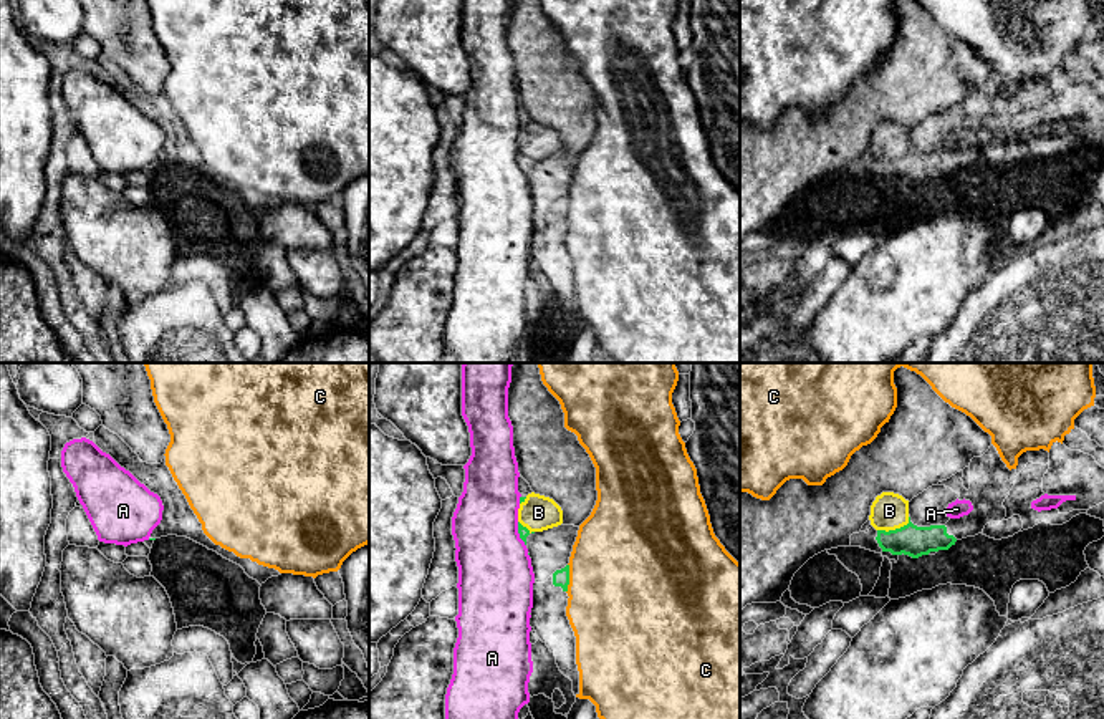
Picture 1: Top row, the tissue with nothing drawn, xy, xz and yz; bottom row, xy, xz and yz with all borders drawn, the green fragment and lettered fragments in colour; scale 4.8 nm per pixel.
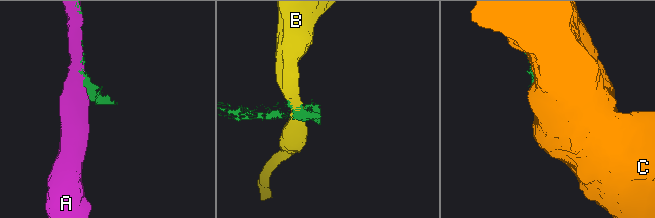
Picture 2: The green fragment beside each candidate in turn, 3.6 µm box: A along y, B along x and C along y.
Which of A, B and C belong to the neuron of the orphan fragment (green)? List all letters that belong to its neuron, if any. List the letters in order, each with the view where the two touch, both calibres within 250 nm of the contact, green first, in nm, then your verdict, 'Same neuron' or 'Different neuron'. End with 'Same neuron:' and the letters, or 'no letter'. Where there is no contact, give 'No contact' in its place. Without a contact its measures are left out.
A: Touches green in xz. Thickness 50 nm (green) against 360 nm. Same neuron
B: Touches green in yz. Thickness 150 nm (green) against 180 nm. Different neuron
C: Touches green in xz. Thickness 80 nm (green) against 500 nm. Different neuron
Same neuron: A

